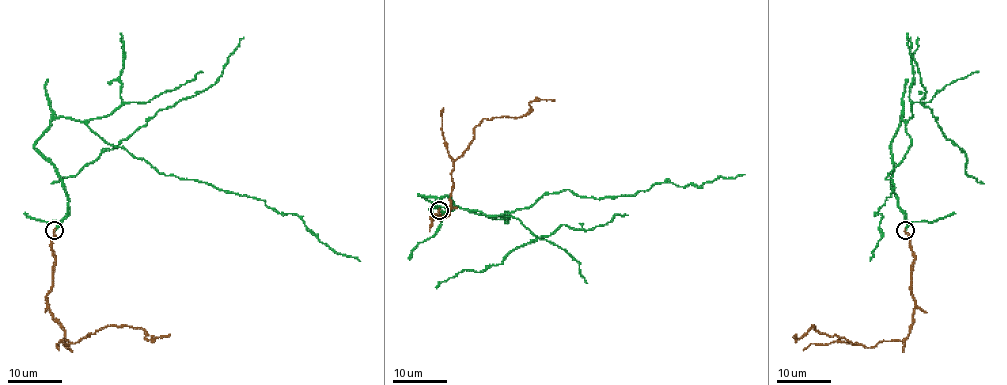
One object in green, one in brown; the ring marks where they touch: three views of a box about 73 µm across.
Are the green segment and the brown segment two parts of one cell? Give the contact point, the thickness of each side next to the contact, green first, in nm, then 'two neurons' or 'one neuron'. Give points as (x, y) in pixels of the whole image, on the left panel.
at (54, 230); 300 nm thick on the green side, 320 nm on the other; one neuron

